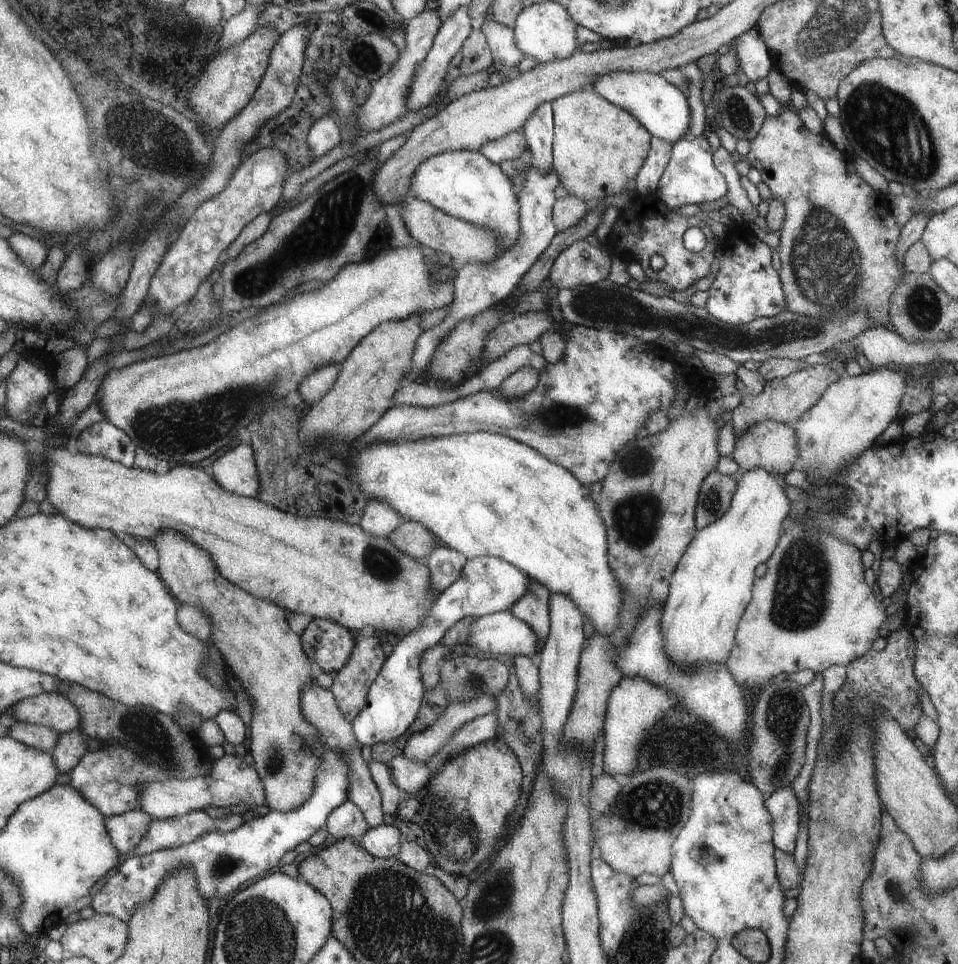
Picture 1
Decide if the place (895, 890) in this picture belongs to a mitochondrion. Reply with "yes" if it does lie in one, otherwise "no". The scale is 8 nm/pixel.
yes

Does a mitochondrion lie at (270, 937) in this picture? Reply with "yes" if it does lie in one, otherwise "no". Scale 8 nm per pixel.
yes

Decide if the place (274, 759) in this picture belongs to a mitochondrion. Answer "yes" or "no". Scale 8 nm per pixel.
yes

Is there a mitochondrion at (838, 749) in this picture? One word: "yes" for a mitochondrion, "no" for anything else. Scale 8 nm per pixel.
yes

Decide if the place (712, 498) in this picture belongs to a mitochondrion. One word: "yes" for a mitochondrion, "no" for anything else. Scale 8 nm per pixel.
yes

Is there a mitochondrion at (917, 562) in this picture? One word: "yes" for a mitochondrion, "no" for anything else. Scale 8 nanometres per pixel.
no

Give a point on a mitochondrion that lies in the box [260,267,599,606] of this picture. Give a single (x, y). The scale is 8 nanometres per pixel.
(558, 418)

